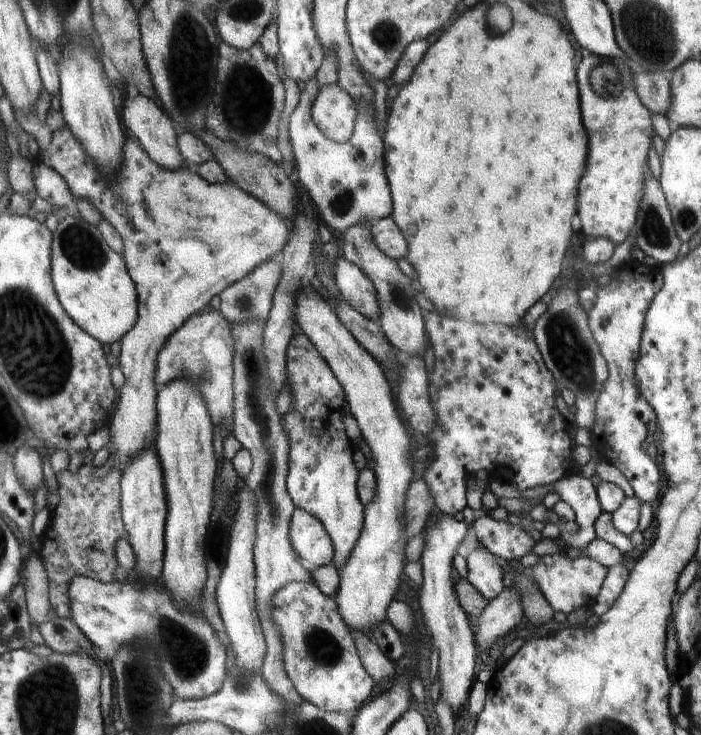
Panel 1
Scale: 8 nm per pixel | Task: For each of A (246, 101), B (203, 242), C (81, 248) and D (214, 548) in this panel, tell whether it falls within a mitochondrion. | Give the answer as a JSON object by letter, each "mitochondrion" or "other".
{"A":"mitochondrion","B":"other","C":"mitochondrion","D":"other"}

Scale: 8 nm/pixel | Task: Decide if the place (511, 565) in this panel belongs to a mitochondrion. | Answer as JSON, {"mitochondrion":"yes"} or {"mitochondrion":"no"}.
{"mitochondrion":"no"}

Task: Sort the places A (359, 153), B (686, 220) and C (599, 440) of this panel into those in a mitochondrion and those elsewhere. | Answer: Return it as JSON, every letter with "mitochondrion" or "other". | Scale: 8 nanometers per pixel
{"A":"mitochondrion","B":"mitochondrion","C":"other"}

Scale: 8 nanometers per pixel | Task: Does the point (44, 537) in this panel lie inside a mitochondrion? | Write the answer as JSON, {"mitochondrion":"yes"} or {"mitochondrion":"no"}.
{"mitochondrion":"no"}

